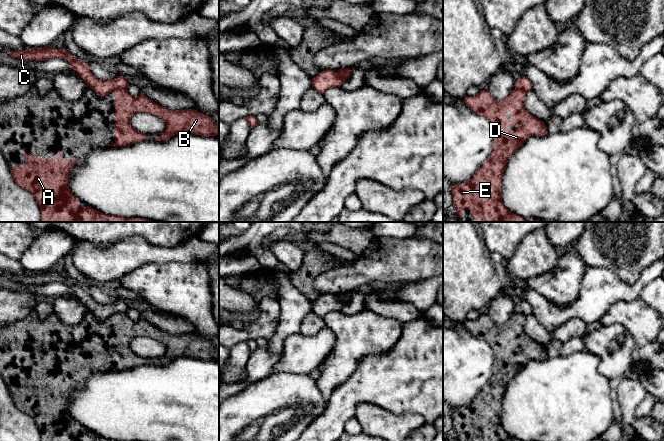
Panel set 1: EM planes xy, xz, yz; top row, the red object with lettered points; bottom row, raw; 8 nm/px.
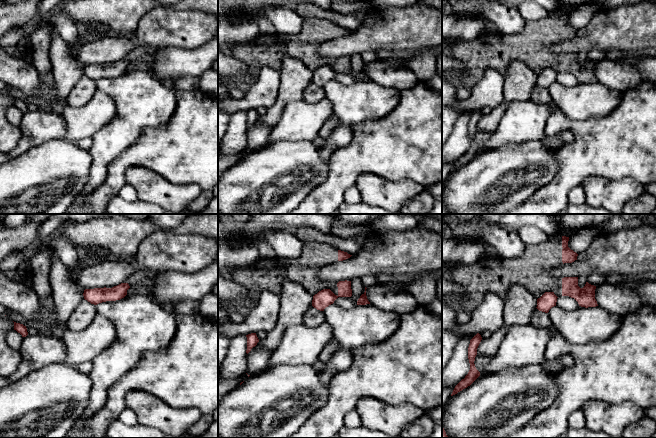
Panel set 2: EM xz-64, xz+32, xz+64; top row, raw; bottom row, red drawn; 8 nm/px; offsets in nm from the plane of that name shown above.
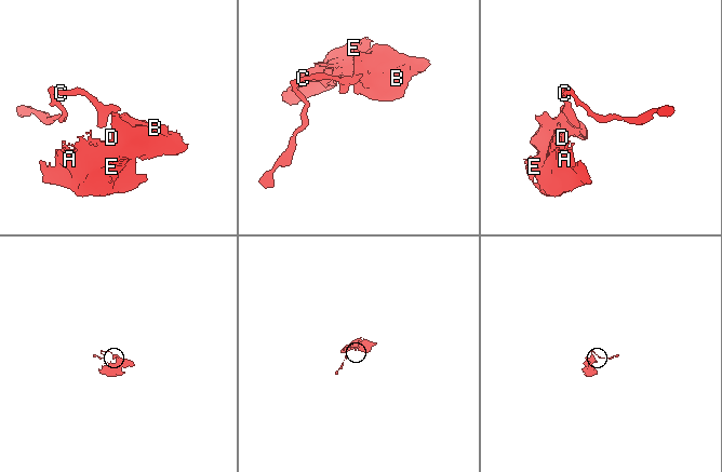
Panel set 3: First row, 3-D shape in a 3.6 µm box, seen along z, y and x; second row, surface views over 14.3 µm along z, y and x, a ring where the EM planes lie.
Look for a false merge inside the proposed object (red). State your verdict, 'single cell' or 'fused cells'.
fused cells

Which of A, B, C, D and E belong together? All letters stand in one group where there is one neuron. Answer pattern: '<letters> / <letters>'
A B D E / C

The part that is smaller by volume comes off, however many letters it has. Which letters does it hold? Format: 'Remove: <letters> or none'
Remove: C

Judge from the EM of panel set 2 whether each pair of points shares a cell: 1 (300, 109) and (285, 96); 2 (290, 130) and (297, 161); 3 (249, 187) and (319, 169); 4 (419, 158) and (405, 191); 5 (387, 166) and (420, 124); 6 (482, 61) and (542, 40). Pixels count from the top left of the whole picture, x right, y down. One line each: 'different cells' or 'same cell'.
1: different cells
2: different cells
3: same cell
4: different cells
5: same cell
6: same cell

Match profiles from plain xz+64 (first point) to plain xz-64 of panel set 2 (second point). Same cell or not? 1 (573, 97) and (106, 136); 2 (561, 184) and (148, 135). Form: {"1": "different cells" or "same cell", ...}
{"1": "same cell", "2": "same cell"}

